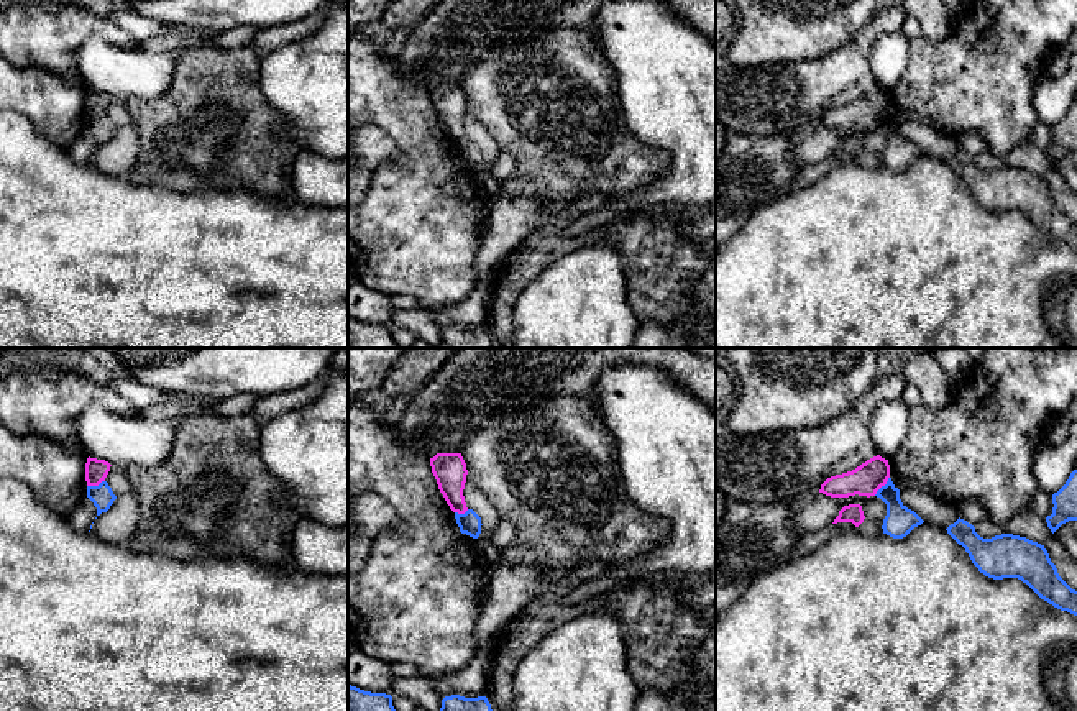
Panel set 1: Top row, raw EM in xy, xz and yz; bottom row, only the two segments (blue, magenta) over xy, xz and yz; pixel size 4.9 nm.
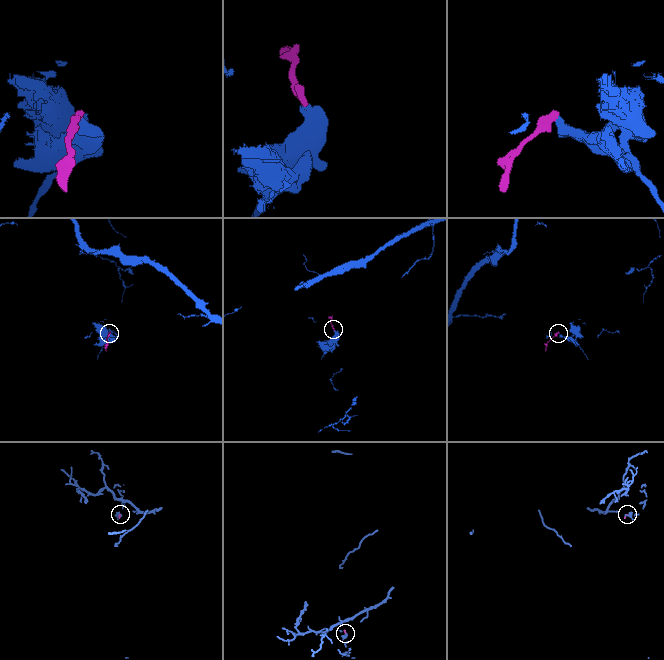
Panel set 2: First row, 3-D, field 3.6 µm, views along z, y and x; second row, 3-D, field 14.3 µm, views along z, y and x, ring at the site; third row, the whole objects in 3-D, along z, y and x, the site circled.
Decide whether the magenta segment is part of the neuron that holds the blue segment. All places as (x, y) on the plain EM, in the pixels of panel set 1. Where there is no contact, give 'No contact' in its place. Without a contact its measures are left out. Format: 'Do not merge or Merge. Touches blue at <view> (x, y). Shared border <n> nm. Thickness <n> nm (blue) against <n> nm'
Merge. Touches blue at yz (882, 119). Shared border 120 nm. Thickness 150 nm (blue) against 160 nm

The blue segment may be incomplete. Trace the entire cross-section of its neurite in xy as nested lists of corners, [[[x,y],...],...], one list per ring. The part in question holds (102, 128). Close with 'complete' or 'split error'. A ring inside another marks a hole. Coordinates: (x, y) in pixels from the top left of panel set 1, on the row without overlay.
[[[90,89],[87,90],[85,95],[87,130],[97,140],[97,148],[107,144],[113,133],[117,131],[112,120],[105,113],[110,99],[112,97],[108,94]]]; split error

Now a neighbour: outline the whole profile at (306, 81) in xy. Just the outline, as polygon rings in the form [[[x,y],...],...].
[[[328,0],[323,25],[261,59],[259,85],[289,125],[302,149],[323,158],[348,158],[348,5]]]

